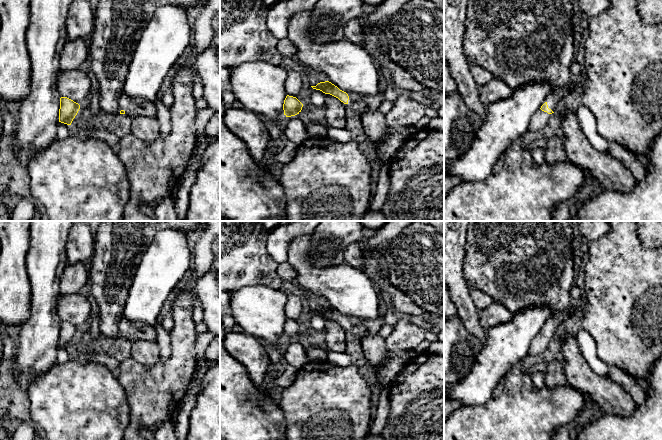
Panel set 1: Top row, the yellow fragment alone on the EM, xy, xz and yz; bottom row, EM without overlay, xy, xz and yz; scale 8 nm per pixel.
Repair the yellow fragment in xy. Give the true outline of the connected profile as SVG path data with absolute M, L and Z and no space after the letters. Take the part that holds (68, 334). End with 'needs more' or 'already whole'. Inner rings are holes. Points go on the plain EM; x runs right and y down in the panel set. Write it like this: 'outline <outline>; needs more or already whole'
outline M67 321L60 322L59 346L71 349L80 329Z; already whole

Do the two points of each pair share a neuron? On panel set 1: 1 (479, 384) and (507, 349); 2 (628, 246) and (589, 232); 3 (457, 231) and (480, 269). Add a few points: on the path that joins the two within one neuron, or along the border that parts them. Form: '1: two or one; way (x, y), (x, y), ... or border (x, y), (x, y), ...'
1: one; way (485, 375), (489, 367), (498, 358)
2: two; border (608, 231), (588, 245)
3: two; border (467, 238), (465, 264), (463, 267)

